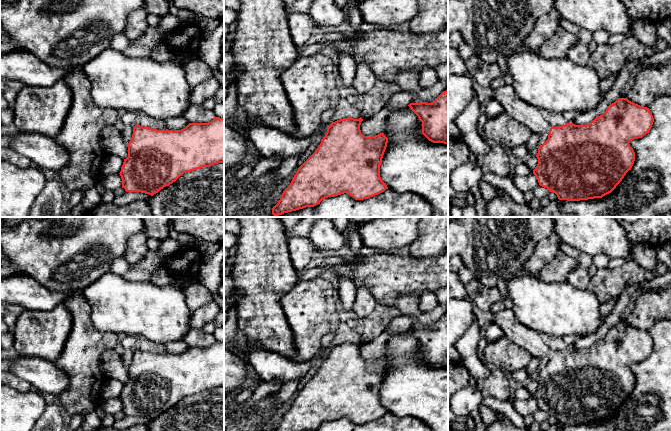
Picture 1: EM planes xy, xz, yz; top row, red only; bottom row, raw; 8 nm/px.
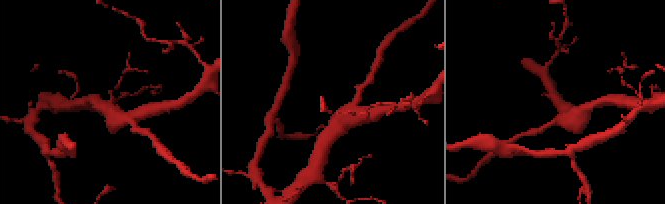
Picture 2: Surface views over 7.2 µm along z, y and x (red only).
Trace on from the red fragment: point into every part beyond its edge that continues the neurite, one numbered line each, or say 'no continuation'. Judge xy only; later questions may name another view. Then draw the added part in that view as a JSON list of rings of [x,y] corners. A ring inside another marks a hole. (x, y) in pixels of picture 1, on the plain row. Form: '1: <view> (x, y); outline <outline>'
no continuation

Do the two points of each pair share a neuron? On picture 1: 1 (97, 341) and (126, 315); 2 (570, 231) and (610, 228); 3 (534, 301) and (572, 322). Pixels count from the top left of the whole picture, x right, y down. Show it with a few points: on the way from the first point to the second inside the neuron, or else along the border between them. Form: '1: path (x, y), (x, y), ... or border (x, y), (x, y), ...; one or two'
1: border (90, 316), (98, 330), (120, 336); two
2: path (580, 228), (600, 228); one
3: path (543, 307), (559, 309), (563, 313); one

